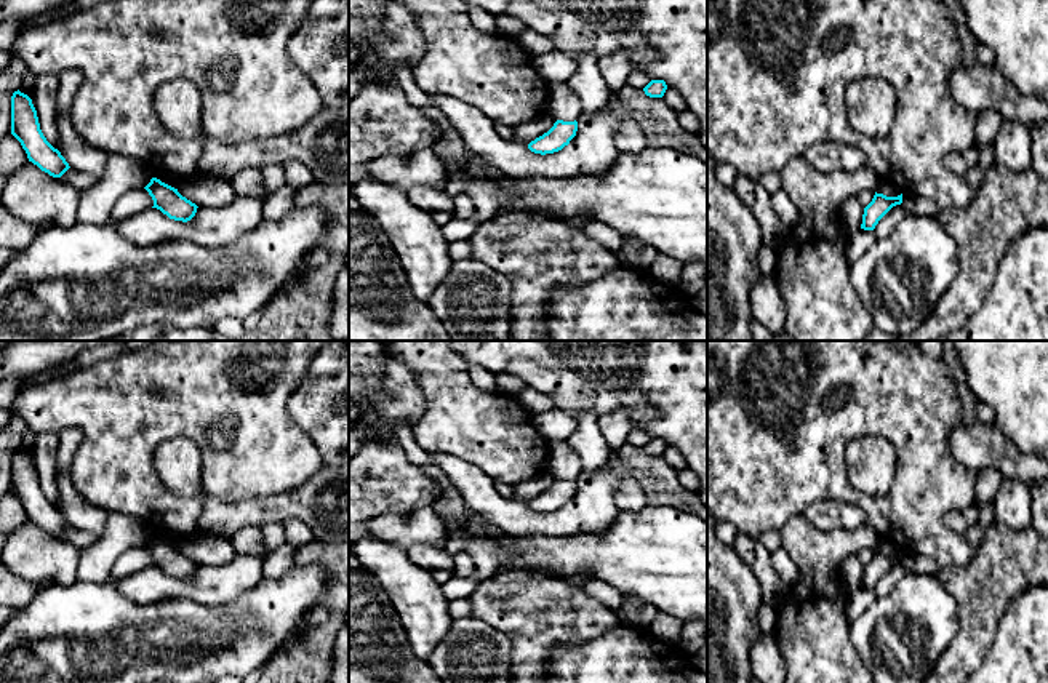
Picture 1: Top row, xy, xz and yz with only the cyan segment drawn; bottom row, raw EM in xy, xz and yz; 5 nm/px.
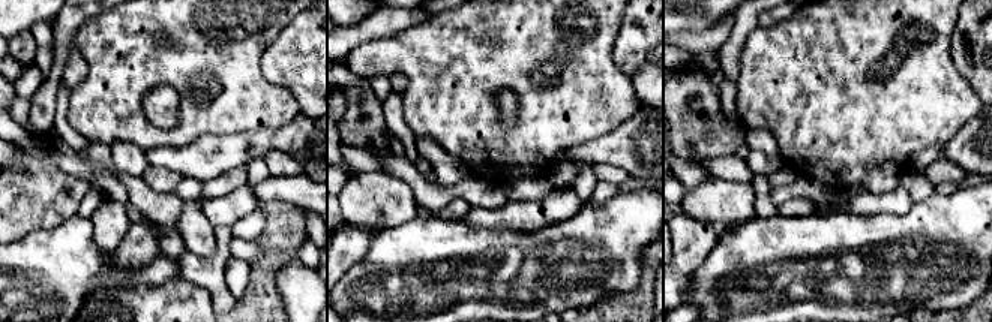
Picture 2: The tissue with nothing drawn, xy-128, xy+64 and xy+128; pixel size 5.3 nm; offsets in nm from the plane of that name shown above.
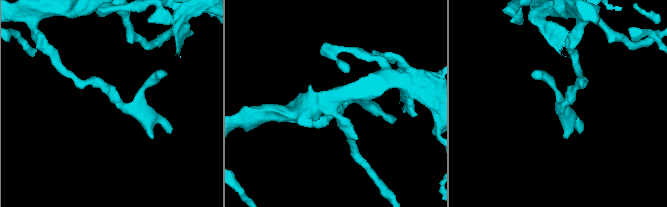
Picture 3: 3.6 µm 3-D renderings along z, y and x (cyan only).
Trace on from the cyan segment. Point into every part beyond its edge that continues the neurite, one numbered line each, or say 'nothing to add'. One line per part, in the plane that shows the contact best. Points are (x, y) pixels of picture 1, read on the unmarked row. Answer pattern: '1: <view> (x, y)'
nothing to add

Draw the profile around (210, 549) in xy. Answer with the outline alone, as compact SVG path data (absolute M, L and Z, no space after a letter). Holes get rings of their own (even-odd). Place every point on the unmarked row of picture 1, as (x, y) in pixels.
M200 531L181 537L178 550L197 565L210 566L226 565L237 555L229 537Z

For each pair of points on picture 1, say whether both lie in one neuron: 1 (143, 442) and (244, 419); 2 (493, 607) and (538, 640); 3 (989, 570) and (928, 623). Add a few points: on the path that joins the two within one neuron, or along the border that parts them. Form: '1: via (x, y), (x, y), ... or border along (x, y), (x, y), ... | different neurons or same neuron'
1: via (168, 416), (218, 416) | same neuron
2: via (504, 607), (527, 629) | same neuron
3: border along (936, 576), (957, 605), (957, 634), (954, 637) | different neurons

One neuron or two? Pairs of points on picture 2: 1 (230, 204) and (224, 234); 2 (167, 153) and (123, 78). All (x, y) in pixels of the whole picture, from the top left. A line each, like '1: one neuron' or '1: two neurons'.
1: two neurons
2: two neurons

